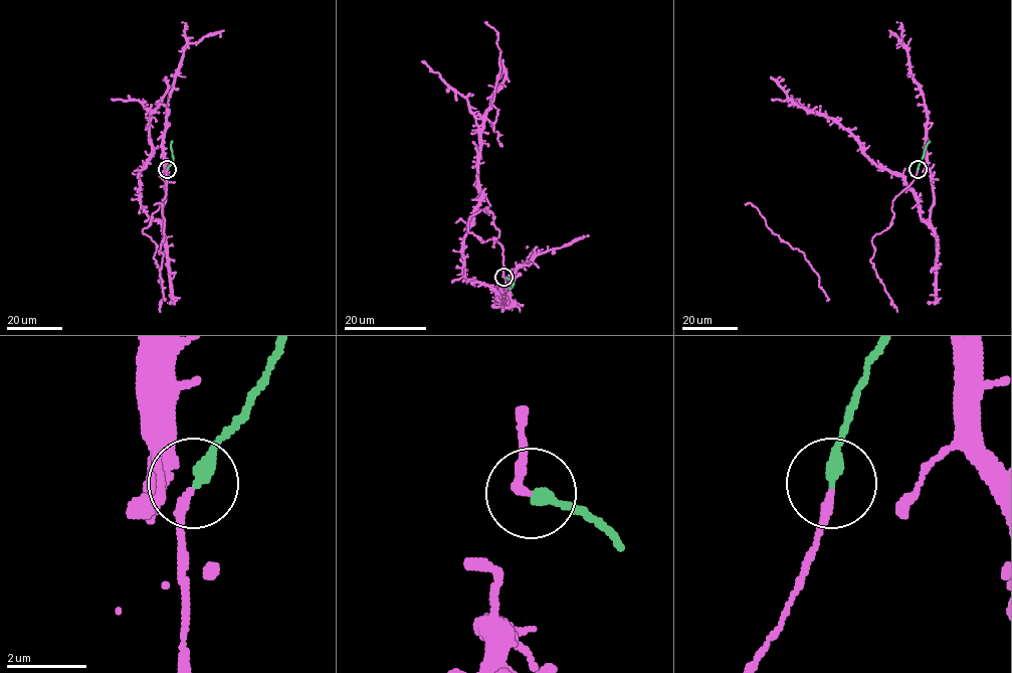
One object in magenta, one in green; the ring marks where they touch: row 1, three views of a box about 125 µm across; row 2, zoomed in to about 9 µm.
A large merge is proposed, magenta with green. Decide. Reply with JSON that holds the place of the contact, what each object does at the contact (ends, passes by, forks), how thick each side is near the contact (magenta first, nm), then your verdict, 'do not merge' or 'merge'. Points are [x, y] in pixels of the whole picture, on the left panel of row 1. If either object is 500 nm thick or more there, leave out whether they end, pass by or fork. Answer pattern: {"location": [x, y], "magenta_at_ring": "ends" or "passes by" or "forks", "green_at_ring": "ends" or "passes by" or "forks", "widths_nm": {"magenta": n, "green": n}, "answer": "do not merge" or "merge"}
{"location": [167, 169], "magenta_at_ring": "ends", "green_at_ring": "ends", "widths_nm": {"magenta": 200, "green": 340}, "answer": "merge"}

